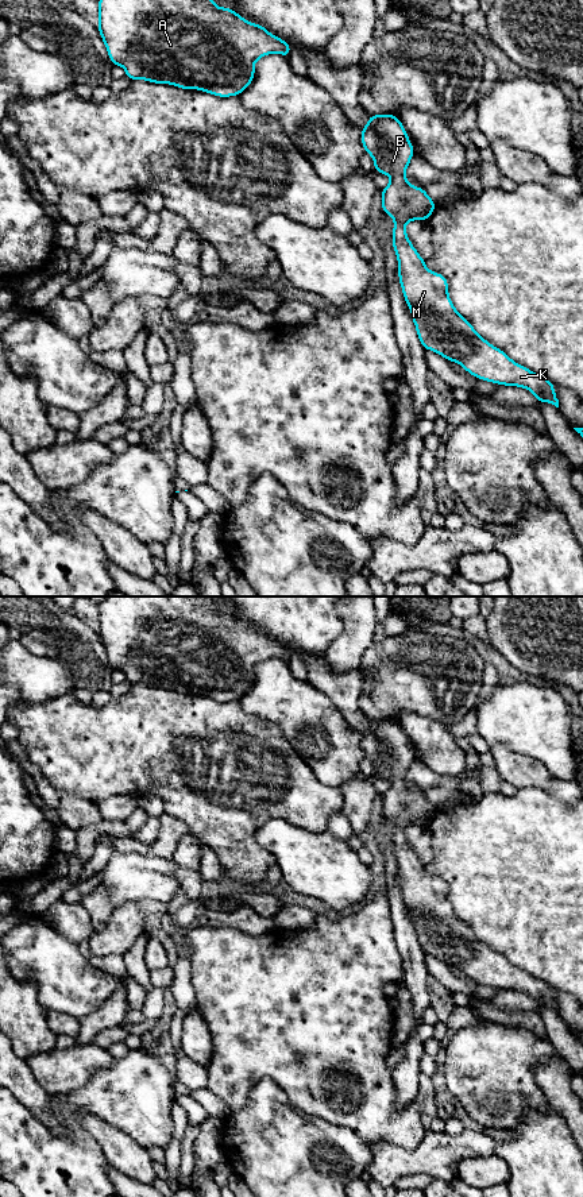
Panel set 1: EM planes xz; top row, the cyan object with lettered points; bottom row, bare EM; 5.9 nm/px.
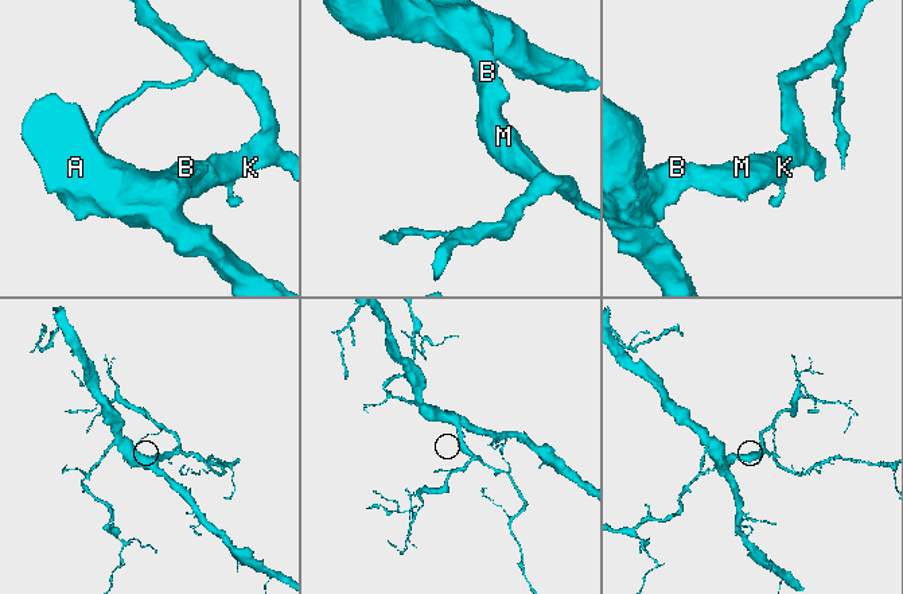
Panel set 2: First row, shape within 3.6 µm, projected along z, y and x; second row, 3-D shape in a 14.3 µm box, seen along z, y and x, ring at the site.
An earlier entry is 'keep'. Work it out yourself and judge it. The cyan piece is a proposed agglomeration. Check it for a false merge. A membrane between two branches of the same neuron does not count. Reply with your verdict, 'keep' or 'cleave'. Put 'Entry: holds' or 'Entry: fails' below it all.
keep
Entry: holds

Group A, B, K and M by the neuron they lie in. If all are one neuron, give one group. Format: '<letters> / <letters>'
A B K M

